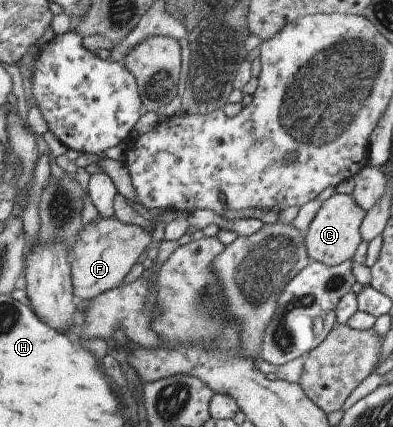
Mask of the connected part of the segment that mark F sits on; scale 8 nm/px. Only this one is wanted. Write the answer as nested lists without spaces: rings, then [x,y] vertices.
[[[98,215],[92,223],[83,225],[71,249],[71,293],[74,299],[90,301],[120,285],[150,241],[151,235],[139,226],[120,223],[114,216],[103,219]]]

